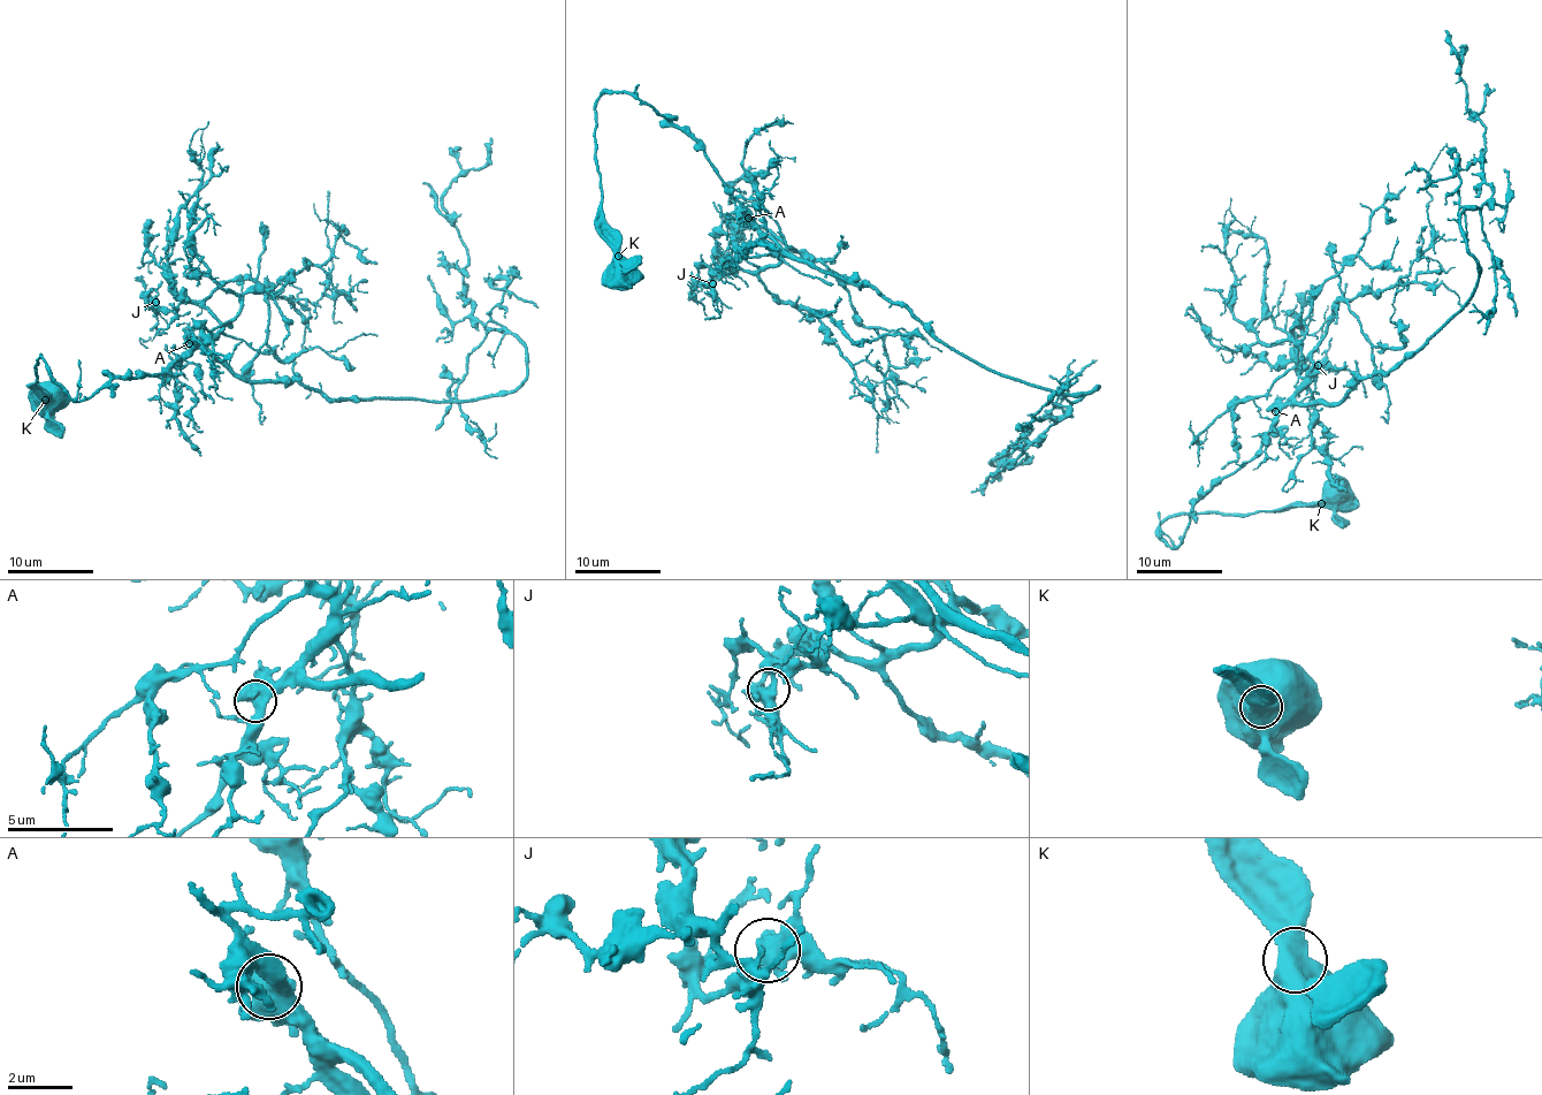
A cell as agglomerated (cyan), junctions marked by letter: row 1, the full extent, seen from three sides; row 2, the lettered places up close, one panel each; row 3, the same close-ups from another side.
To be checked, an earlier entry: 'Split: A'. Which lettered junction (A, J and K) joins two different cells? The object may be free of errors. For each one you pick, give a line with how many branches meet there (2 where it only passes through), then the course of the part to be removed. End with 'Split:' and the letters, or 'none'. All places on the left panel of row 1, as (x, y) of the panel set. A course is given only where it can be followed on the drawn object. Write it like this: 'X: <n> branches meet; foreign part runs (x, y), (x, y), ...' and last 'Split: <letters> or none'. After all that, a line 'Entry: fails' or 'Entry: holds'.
Split: none
Entry: fails

